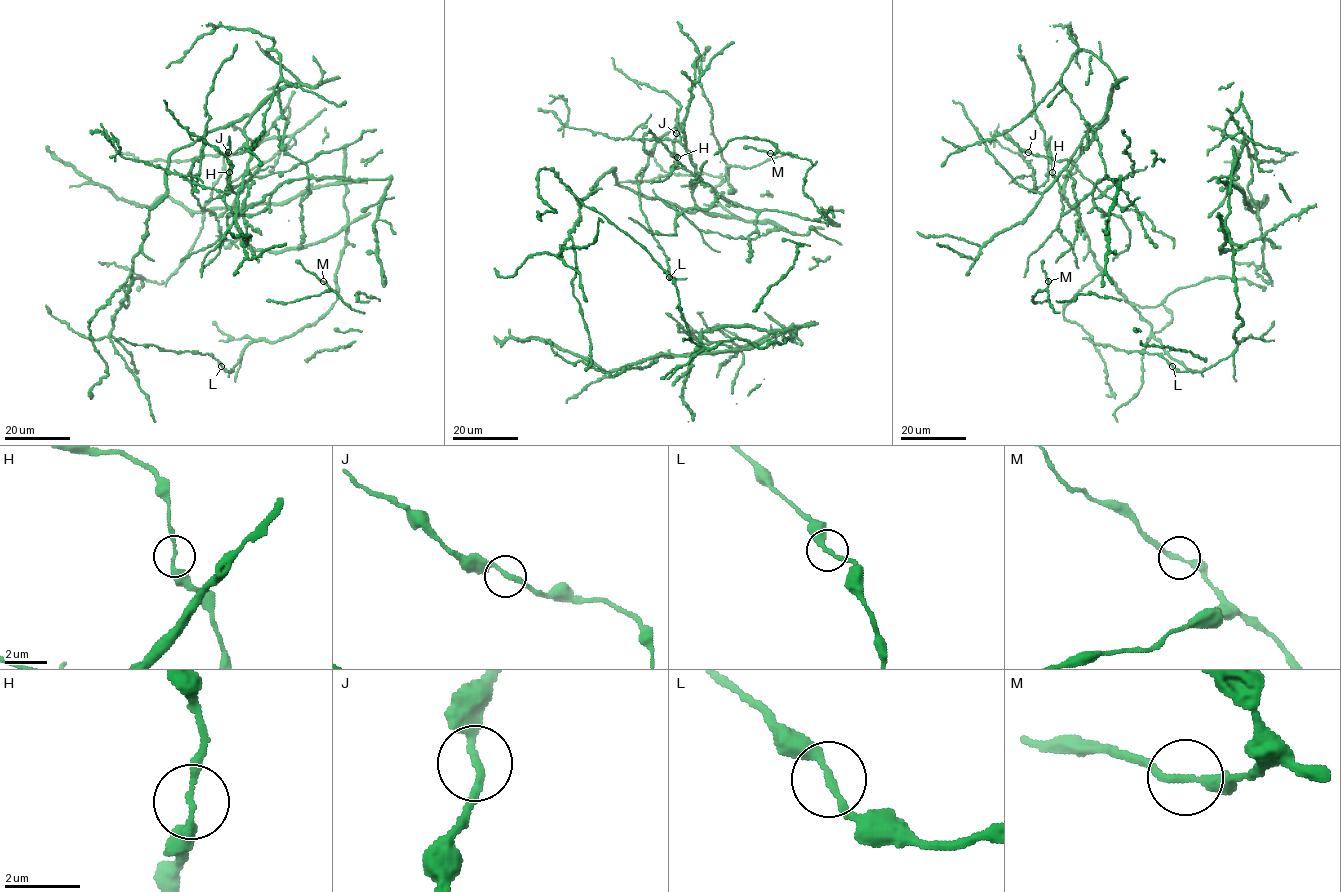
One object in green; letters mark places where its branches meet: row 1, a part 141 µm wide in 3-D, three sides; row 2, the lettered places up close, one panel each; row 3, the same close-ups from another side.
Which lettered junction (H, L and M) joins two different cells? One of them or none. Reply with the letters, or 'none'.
none

